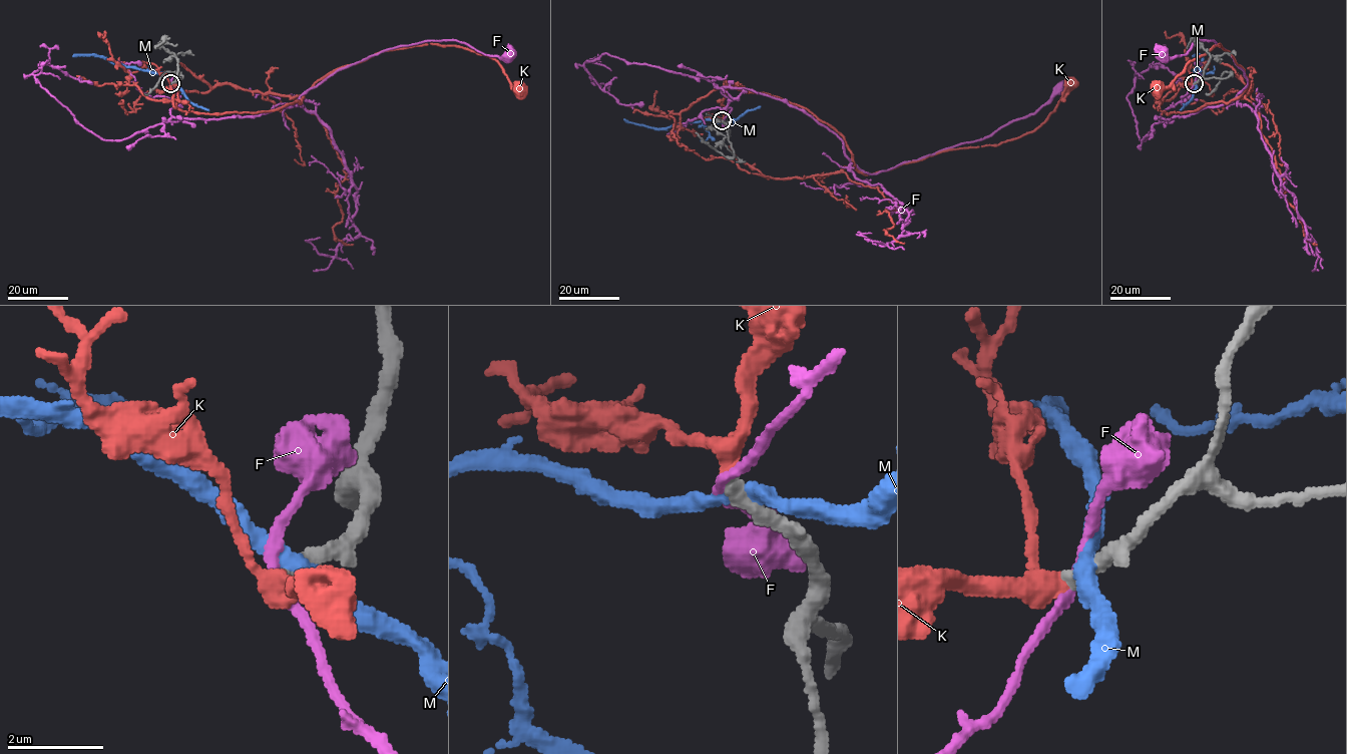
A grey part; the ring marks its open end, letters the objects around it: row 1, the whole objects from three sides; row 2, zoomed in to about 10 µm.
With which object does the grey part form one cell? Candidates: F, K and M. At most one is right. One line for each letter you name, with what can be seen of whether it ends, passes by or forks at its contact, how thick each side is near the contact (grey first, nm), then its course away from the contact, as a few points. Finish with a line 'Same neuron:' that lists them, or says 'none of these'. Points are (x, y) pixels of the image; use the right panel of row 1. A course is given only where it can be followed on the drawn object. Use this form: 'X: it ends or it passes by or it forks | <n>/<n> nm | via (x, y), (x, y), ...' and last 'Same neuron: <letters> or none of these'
K: it passes by | 320/360 nm | via (1194, 83), (1177, 85), (1161, 100), (1162, 110), (1227, 102), (1248, 81), (1220, 43), (1169, 86), (1158, 87)
Same neuron: K

